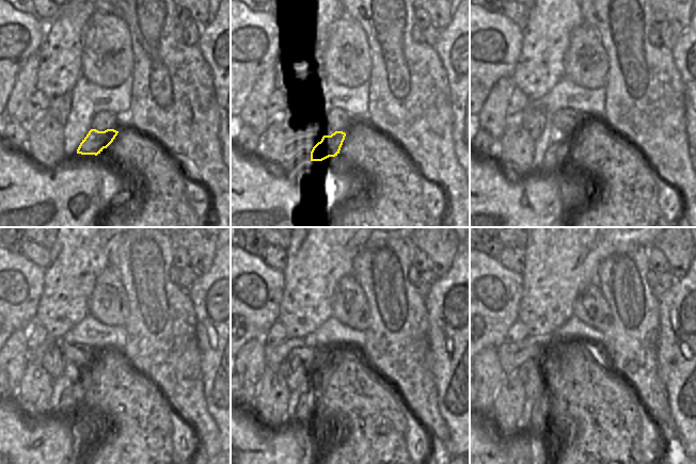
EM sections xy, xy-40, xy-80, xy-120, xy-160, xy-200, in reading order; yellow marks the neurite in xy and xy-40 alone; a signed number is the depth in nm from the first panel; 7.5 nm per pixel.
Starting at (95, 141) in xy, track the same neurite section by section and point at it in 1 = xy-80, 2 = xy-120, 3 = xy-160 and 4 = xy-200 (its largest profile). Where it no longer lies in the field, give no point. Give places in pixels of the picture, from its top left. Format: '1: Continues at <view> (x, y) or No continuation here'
1: Continues at xy-80 (555, 156)
2: Continues at xy-120 (73, 398)
3: Continues at xy-160 (302, 400)
4: Continues at xy-200 (535, 414).

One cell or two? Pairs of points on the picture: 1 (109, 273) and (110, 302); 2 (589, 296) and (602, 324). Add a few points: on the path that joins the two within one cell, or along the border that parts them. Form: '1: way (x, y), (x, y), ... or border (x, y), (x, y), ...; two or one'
1: way (109, 281), (109, 294); one
2: way (590, 303), (590, 306), (599, 317); one

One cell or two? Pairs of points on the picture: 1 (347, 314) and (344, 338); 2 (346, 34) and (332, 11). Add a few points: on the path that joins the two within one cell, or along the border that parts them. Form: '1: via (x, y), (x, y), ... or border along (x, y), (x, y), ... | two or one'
1: border along (332, 316), (348, 326), (365, 332) | two
2: border along (344, 13), (332, 21), (326, 41) | two

